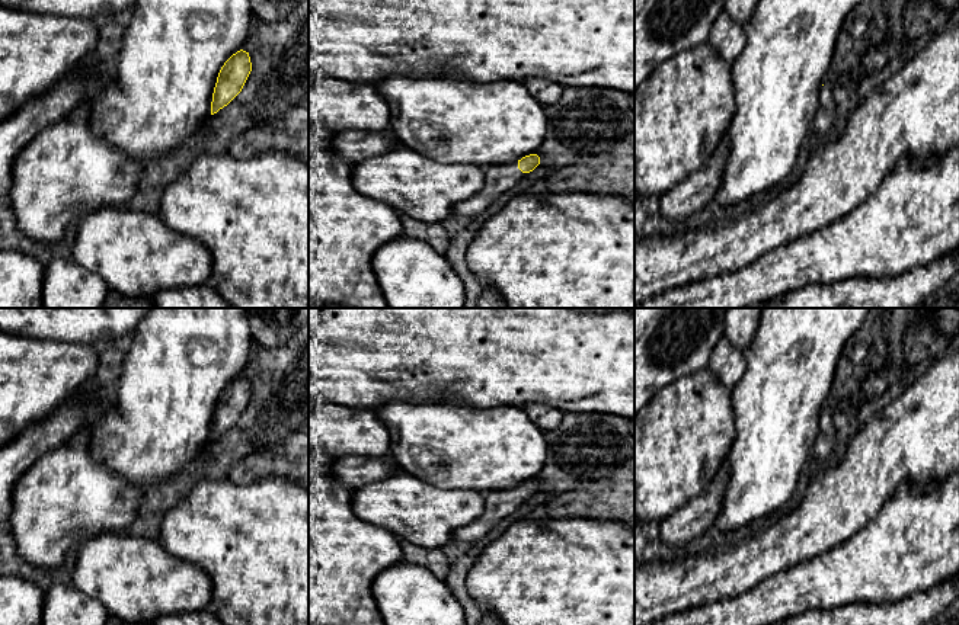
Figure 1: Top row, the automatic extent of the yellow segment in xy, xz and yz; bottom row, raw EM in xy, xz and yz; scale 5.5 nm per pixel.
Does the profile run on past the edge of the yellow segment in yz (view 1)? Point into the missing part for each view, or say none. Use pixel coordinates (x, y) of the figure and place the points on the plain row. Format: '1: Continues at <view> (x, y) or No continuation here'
1: No continuation here

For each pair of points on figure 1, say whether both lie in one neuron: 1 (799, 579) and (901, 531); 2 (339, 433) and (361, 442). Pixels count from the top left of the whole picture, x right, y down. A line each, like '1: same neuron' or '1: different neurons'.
1: same neuron
2: same neuron

